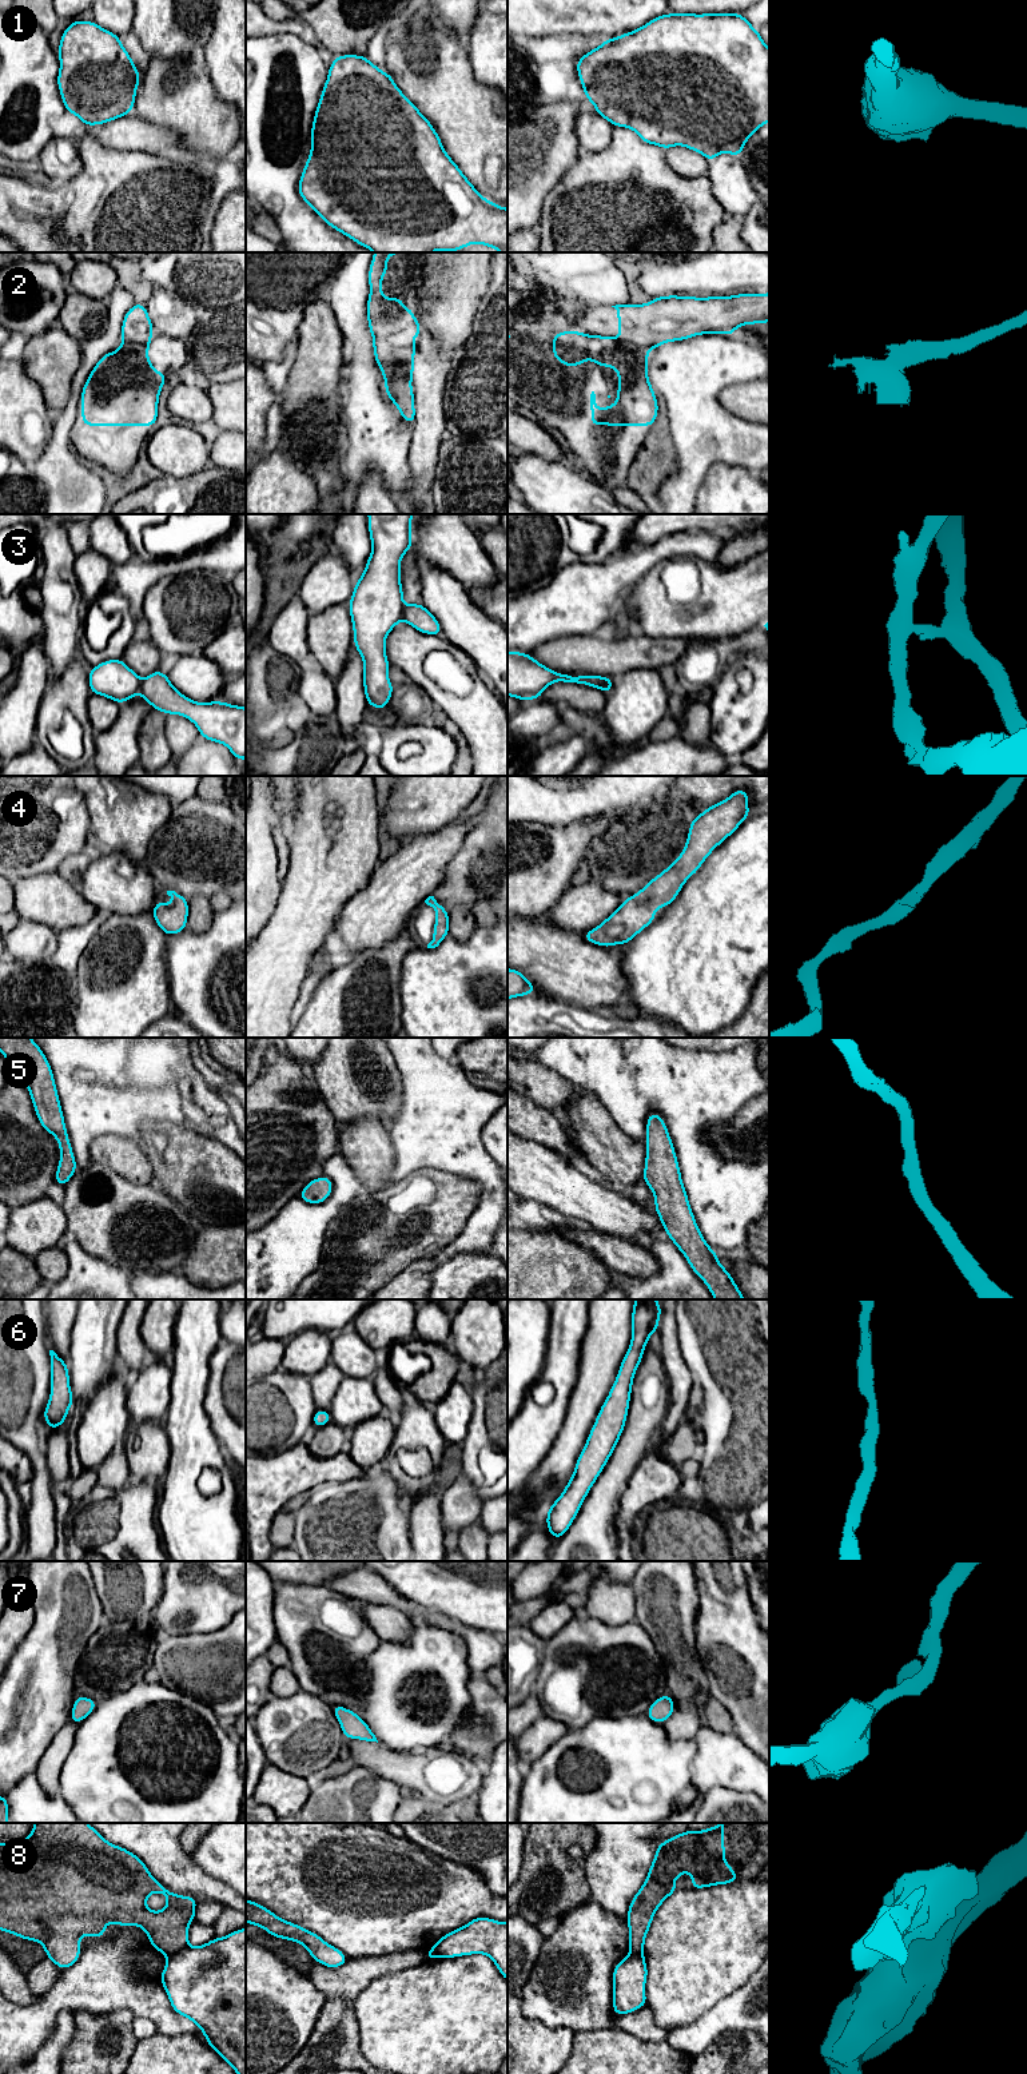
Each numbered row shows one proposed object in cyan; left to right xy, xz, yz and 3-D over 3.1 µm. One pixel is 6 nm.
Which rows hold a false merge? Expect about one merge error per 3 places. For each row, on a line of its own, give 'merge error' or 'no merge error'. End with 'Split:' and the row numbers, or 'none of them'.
1: no merge error
2: merge error
3: merge error
4: no merge error
5: no merge error
6: no merge error
7: no merge error
8: merge error
Split: 2, 3, 8

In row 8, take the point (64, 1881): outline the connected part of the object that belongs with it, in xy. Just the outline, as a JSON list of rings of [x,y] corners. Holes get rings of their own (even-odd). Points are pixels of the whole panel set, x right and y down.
[[[35,1823],[27,1839],[0,1843],[0,1931],[21,1939],[40,1942],[59,1968],[73,1966],[80,1958],[80,1938],[91,1935],[96,1939],[106,1935],[108,1923],[138,1926],[147,1932],[152,1947],[171,1956],[188,1946],[188,1924],[195,1920],[198,1899],[171,1892],[151,1876],[148,1867],[131,1851],[107,1842],[88,1823]],[[150,1894],[167,1896],[162,1911],[151,1911],[146,1902]]]

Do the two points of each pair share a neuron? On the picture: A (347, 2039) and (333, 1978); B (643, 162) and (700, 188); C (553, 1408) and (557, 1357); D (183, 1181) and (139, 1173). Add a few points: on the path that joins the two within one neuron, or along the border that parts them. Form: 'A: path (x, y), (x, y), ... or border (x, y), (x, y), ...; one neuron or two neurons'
A: border (326, 1997), (347, 1998), (353, 2003); two neurons
B: path (657, 176), (671, 188), (685, 188); one neuron
C: path (557, 1396), (558, 1369); one neuron
D: border (150, 1161), (154, 1175); two neurons

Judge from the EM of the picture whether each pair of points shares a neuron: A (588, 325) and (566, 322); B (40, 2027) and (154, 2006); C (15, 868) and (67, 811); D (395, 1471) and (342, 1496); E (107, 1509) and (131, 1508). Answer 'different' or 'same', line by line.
A: different
B: same
C: same
D: different
E: same

